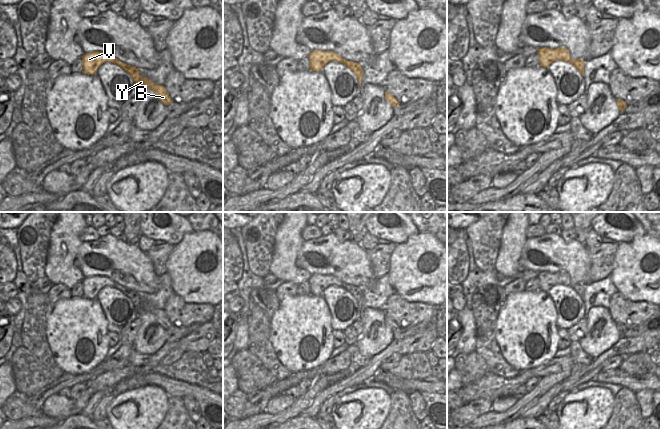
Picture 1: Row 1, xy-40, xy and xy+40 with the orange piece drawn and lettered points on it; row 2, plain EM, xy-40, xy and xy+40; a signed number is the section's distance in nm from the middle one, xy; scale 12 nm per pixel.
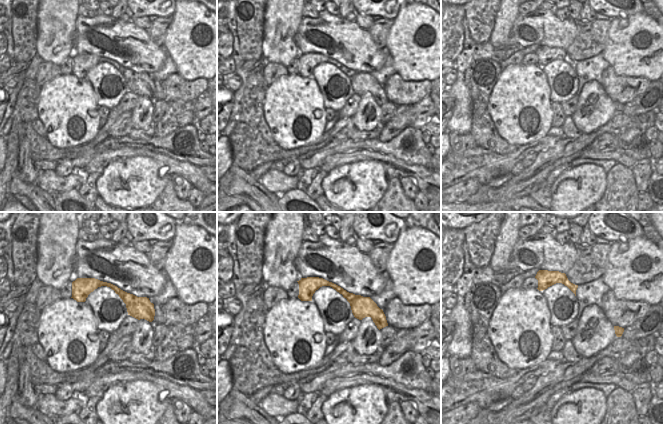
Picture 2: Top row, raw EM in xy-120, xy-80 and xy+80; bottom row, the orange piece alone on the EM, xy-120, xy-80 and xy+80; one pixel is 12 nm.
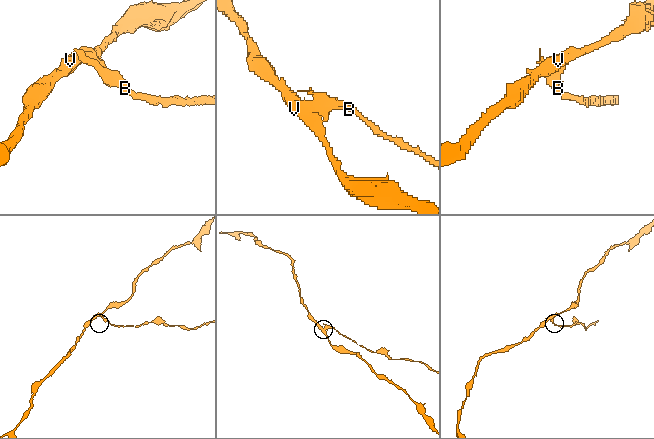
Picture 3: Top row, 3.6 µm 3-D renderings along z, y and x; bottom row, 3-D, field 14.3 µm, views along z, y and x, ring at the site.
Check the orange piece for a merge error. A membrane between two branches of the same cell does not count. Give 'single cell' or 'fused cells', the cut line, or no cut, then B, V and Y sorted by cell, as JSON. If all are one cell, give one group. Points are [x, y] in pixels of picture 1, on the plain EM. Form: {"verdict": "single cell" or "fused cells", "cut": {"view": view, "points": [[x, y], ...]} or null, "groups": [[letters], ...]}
{"verdict": "fused cells", "cut": {"view": "xy-40", "points": [[117, 283], [112, 286]]}, "groups": [["B", "Y"], ["V"]]}

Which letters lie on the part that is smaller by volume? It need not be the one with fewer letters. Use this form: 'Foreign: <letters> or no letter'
Foreign: B, Y.

